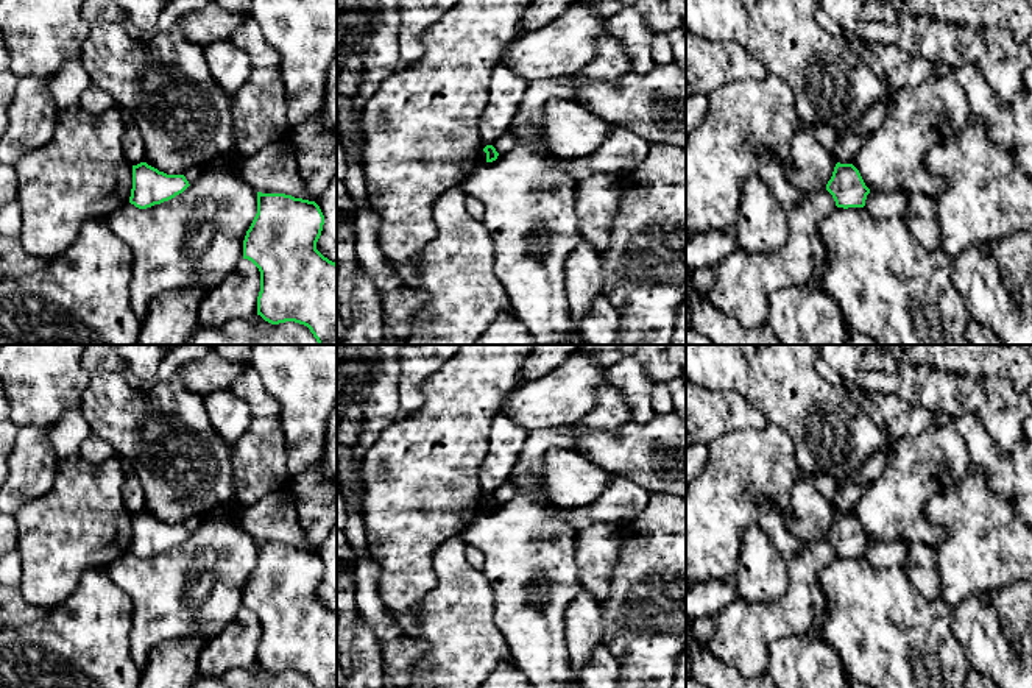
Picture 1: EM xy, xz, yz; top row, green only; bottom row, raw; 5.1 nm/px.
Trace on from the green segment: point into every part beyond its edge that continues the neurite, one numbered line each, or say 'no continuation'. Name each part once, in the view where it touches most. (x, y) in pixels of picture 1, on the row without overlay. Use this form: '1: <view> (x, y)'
1: yz (744, 632)

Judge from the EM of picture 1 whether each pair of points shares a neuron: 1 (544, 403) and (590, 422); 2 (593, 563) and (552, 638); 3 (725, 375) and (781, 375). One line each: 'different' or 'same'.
1: different
2: different
3: same

